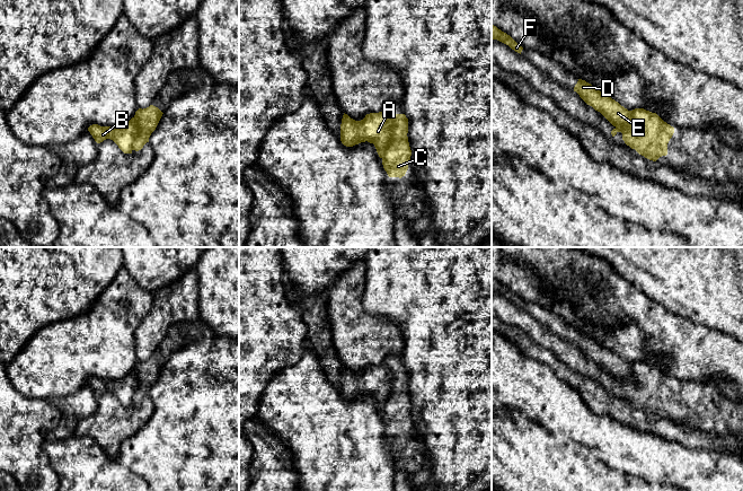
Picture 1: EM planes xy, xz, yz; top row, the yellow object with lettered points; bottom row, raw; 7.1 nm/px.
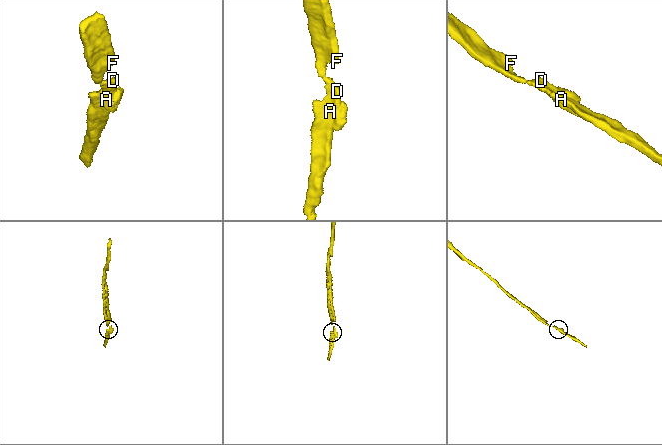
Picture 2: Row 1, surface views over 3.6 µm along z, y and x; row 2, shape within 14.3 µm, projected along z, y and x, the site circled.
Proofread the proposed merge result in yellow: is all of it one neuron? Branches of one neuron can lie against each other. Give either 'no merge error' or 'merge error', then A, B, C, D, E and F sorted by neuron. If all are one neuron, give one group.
merge error; groups A B D E F / C

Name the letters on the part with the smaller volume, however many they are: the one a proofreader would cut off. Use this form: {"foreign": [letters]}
{"foreign": ["C"]}

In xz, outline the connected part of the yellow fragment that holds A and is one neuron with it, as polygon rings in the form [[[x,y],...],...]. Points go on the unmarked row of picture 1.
[[[386,365],[370,366],[361,374],[355,374],[344,366],[340,377],[340,394],[346,400],[353,400],[361,395],[373,396],[380,411],[386,405],[386,401],[391,393],[392,371]]]

